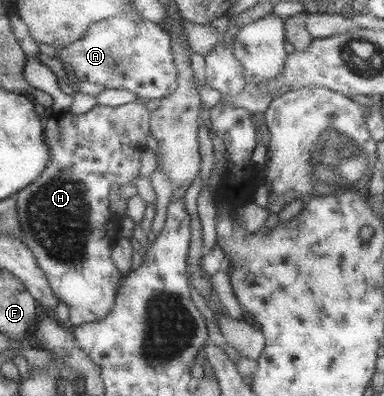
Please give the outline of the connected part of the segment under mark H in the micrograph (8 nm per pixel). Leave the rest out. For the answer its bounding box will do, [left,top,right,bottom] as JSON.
[17,101,152,329]

